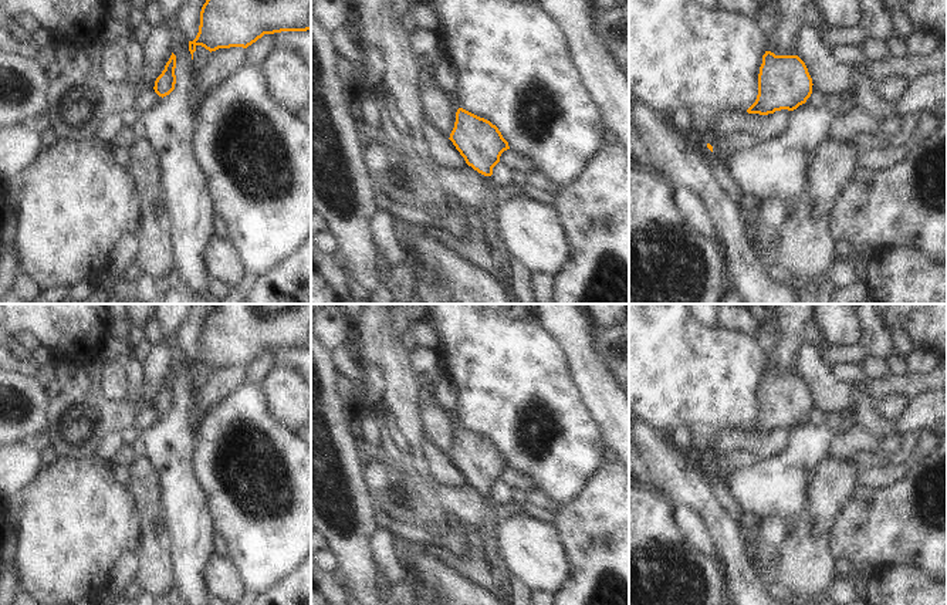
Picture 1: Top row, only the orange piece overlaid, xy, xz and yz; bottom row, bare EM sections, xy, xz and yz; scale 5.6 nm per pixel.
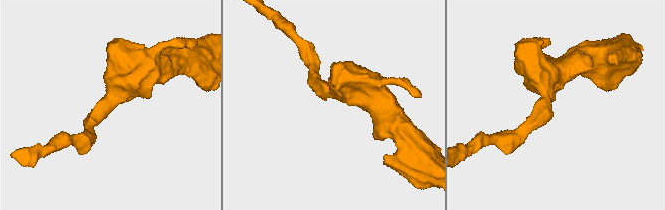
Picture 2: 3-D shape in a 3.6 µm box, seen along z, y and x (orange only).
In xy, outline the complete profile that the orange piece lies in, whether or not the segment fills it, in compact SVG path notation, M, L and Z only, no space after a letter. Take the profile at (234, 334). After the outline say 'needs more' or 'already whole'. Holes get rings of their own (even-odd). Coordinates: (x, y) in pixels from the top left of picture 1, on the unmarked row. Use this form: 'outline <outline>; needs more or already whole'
outline M213 304L213 311L200 329L199 351L193 359L189 359L189 369L193 378L197 364L210 371L230 365L247 366L264 352L307 348L311 348L311 304Z; already whole

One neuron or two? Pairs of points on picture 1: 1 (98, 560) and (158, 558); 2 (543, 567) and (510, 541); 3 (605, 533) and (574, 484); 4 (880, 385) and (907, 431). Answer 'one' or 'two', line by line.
1: two
2: one
3: two
4: two

